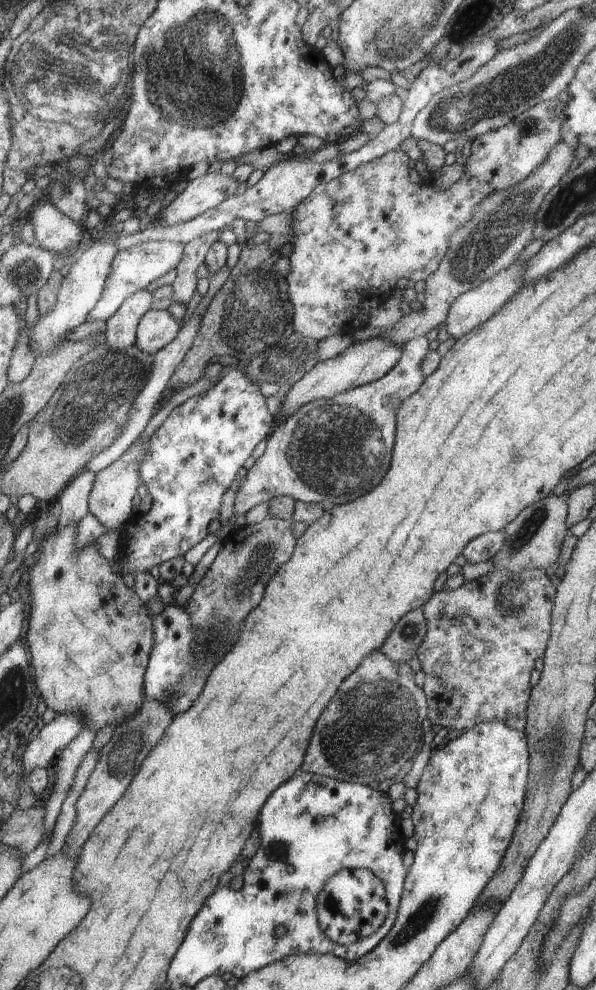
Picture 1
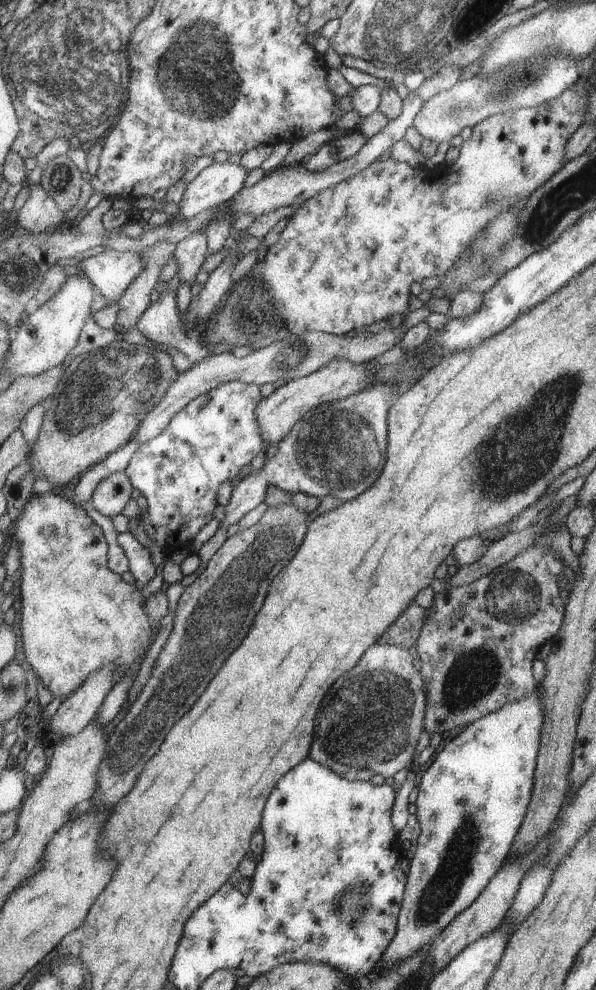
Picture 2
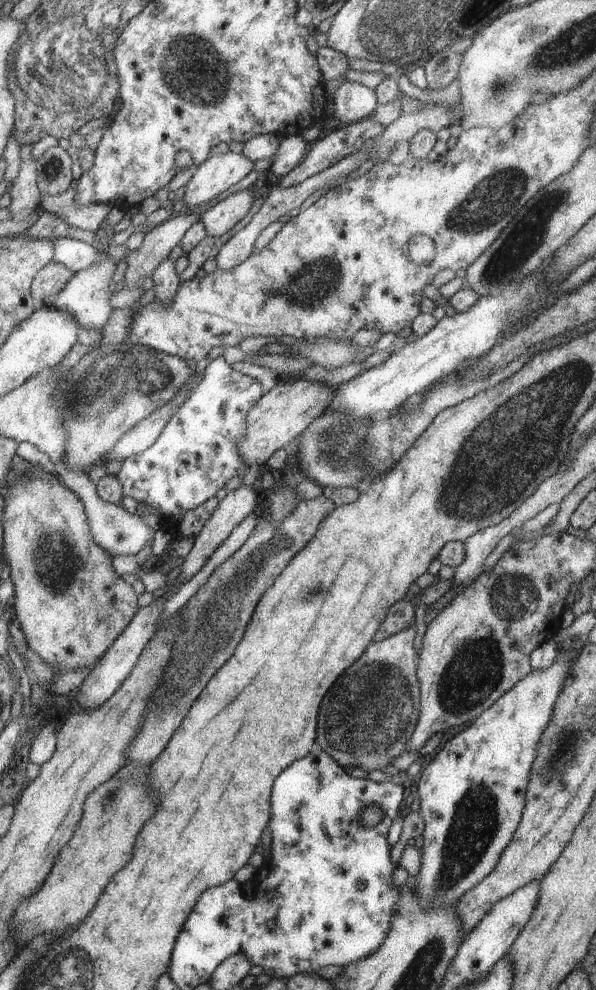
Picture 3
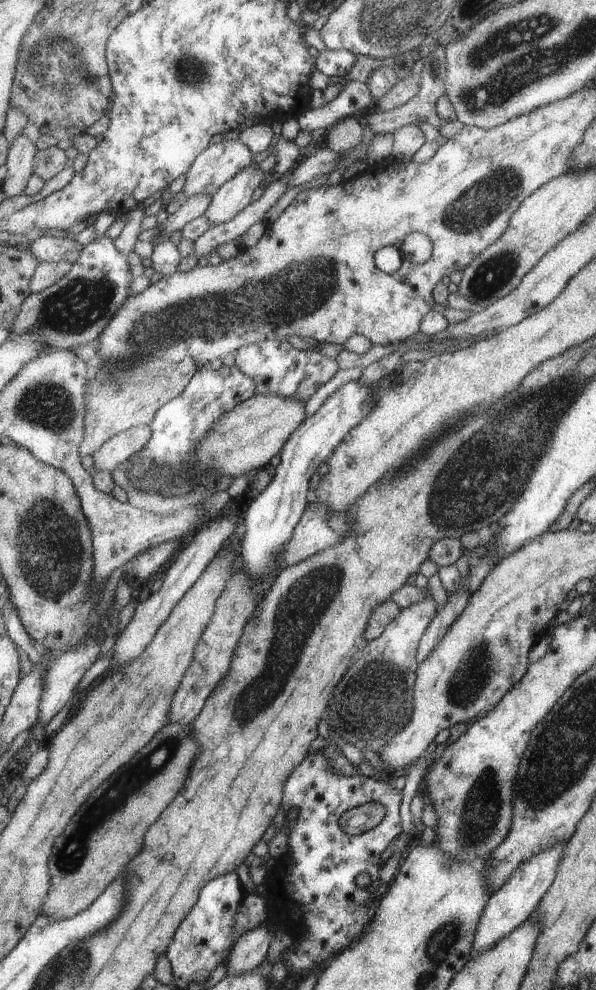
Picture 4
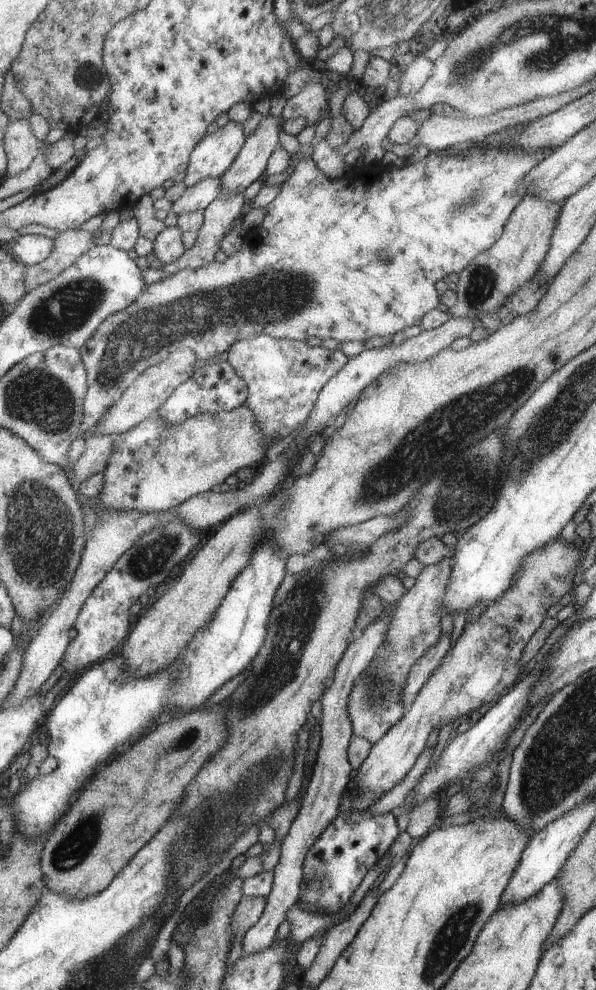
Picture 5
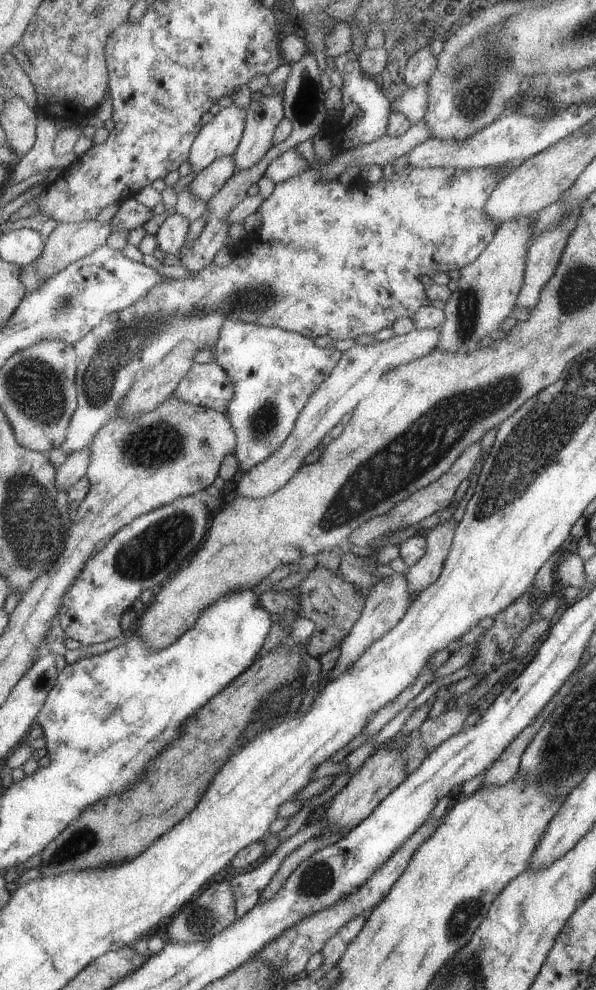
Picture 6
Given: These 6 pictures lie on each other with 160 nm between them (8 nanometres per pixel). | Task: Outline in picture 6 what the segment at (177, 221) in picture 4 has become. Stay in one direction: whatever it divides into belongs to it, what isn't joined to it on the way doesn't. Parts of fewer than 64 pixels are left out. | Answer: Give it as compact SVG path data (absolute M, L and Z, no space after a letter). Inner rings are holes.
M231 156L220 157L199 172L189 184L189 191L199 199L208 202L234 176L235 164Z

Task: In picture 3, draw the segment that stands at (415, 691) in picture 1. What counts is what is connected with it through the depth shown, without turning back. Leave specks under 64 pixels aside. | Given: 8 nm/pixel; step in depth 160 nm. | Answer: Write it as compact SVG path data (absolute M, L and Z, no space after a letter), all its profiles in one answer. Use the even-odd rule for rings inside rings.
M416 626L409 627L369 646L364 660L356 660L356 664L352 664L352 668L340 676L340 684L330 688L328 700L324 700L324 708L320 712L320 740L316 742L318 748L328 753L342 768L354 766L368 773L372 770L382 771L406 750L406 742L415 731L422 706L422 689L417 679L419 656L414 649L415 630Z

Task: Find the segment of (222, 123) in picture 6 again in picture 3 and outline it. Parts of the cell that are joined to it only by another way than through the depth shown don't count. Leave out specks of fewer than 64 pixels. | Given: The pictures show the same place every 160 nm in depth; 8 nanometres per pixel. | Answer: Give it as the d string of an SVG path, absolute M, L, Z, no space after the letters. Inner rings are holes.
M232 151L208 157L186 185L183 196L185 206L190 209L210 202L218 194L226 192L254 169L254 163L242 154Z

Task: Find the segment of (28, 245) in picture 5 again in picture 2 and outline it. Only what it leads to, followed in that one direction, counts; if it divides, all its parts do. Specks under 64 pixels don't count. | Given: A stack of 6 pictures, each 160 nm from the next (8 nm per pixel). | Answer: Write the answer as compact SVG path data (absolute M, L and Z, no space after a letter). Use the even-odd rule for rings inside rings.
M111 251L90 256L77 265L95 284L96 292L104 296L105 306L122 298L125 290L144 270L145 262L137 251Z

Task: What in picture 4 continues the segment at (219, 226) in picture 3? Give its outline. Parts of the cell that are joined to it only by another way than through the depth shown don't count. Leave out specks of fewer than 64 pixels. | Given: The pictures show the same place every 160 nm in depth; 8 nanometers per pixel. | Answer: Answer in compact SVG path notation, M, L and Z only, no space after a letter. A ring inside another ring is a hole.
M253 161L239 175L228 180L228 183L213 193L205 213L212 225L232 220L238 212L242 212L252 202L254 190L263 186L264 172L258 165L258 162Z

